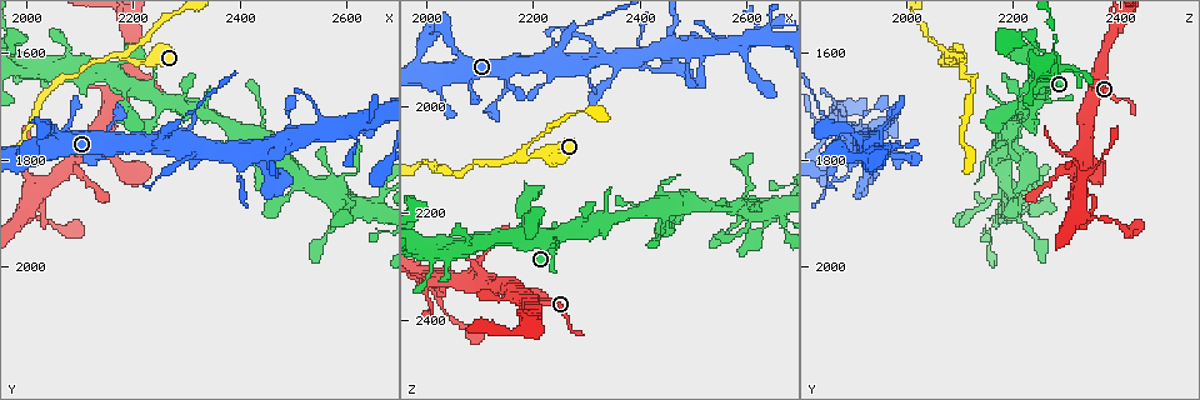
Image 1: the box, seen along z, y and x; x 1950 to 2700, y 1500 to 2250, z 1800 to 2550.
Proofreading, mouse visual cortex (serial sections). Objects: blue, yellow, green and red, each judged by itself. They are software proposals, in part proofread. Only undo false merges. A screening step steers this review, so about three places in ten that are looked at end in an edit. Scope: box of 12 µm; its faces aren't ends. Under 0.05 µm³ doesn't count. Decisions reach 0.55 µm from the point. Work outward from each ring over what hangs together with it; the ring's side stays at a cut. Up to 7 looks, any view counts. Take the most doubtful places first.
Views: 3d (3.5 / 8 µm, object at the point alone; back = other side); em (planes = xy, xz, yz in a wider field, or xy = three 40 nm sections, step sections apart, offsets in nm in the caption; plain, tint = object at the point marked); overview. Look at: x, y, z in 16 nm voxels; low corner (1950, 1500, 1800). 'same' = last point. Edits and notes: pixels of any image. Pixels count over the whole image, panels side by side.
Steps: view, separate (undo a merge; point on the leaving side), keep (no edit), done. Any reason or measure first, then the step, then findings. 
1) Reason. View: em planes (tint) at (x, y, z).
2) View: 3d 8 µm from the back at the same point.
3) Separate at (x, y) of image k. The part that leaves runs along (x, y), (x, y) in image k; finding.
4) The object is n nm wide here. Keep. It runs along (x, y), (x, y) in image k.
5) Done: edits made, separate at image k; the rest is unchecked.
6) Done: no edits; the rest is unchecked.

A narrow waist. View: 3d 3.5 µm at (2175, 1600, 2095).

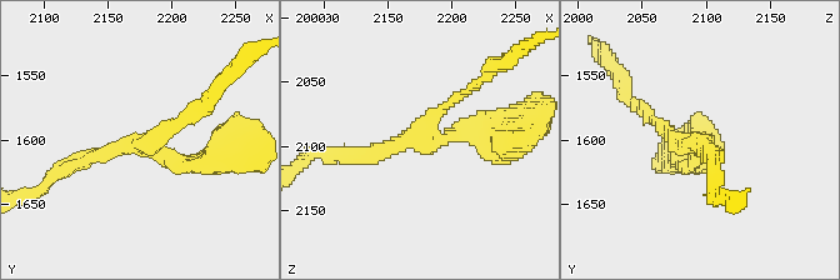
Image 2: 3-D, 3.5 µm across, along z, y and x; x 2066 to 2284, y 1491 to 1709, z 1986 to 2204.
3 arms meet here; the arms are 150, 200, 250 nm wide. View: em xy step 5 (tint) at (2180, 1604, 2094).

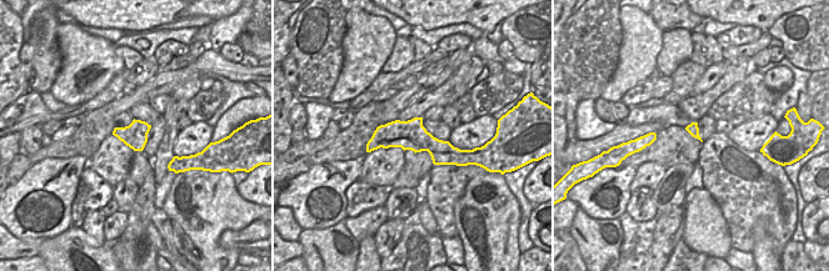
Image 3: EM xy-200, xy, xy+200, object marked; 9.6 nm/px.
Cut it another way. View: em planes (tint) at the same point.

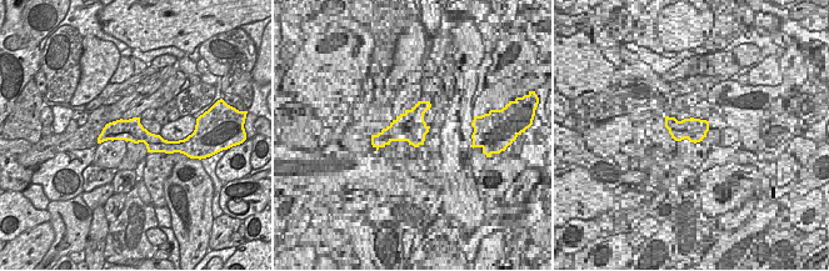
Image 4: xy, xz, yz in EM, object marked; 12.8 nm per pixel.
Keep. It runs along (101, 137), (136, 133), (170, 144) in image 4; one cell here.

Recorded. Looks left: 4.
Two arms at a narrow angle. View: 3d 3.5 µm at (2645, 1895, 2210).

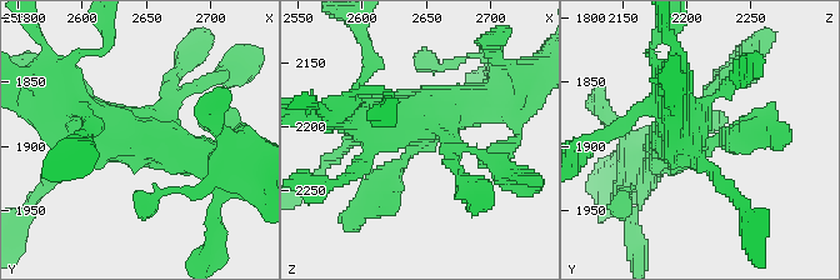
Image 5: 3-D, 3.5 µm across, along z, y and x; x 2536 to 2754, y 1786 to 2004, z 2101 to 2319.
Need the tissue. View: em xy step 1 (tint) at the same point.

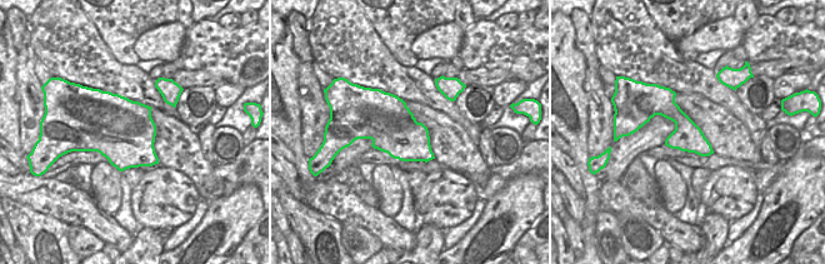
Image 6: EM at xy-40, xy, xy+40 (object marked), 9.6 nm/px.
Keep. It runs along (66, 100), (108, 139), (208, 158) in image 5; all the same cell.

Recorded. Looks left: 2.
Three-way junction. View: em xy step 2 (tint) at (2250, 1765, 1910).

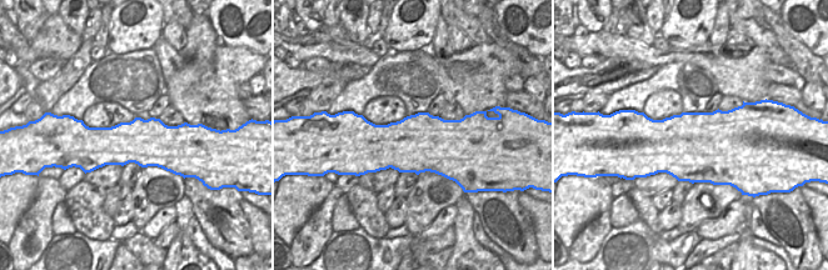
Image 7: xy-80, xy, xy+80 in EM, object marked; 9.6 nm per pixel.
View: 3d 3.5 µm at the same point.

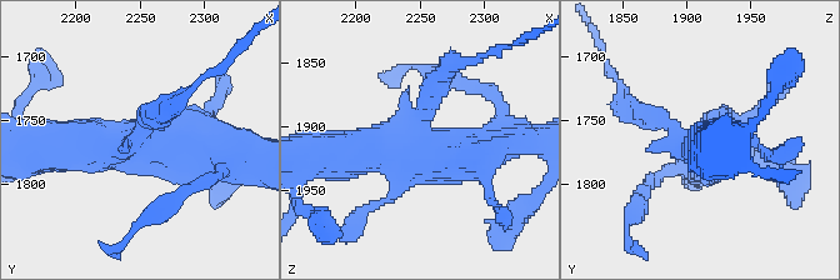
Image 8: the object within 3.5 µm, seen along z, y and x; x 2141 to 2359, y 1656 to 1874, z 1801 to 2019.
Keep. It runs along (49, 144), (188, 144), (214, 155) in image 8; all the same cell.

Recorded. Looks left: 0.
Done: no edits; the rest is unchecked.

